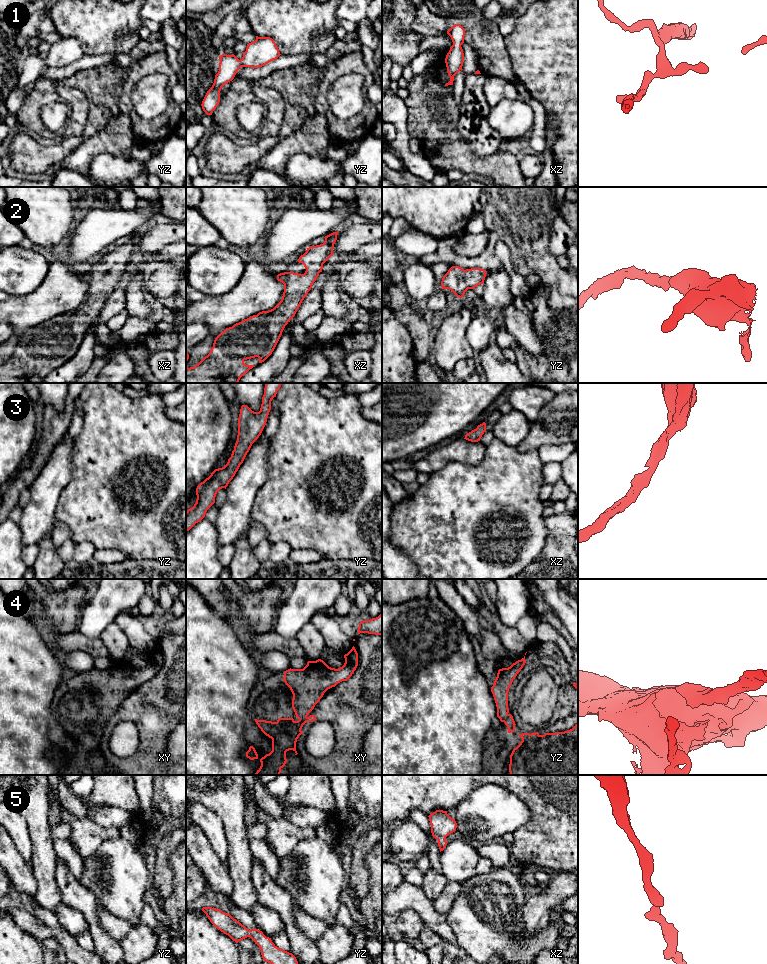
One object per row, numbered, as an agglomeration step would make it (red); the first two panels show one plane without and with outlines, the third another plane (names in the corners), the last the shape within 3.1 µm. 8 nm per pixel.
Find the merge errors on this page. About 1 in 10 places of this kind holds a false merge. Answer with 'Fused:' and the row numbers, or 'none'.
Fused: none

